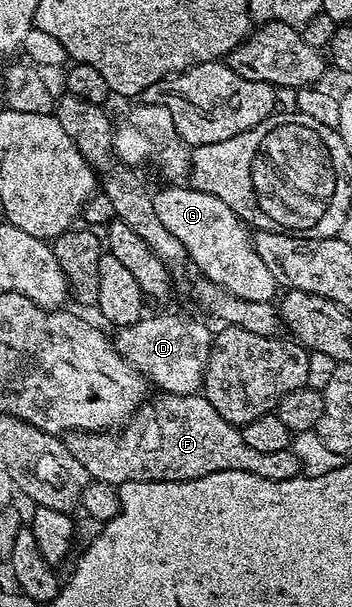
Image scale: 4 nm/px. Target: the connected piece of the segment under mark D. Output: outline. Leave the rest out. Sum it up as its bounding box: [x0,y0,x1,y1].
[112,315,214,395]

